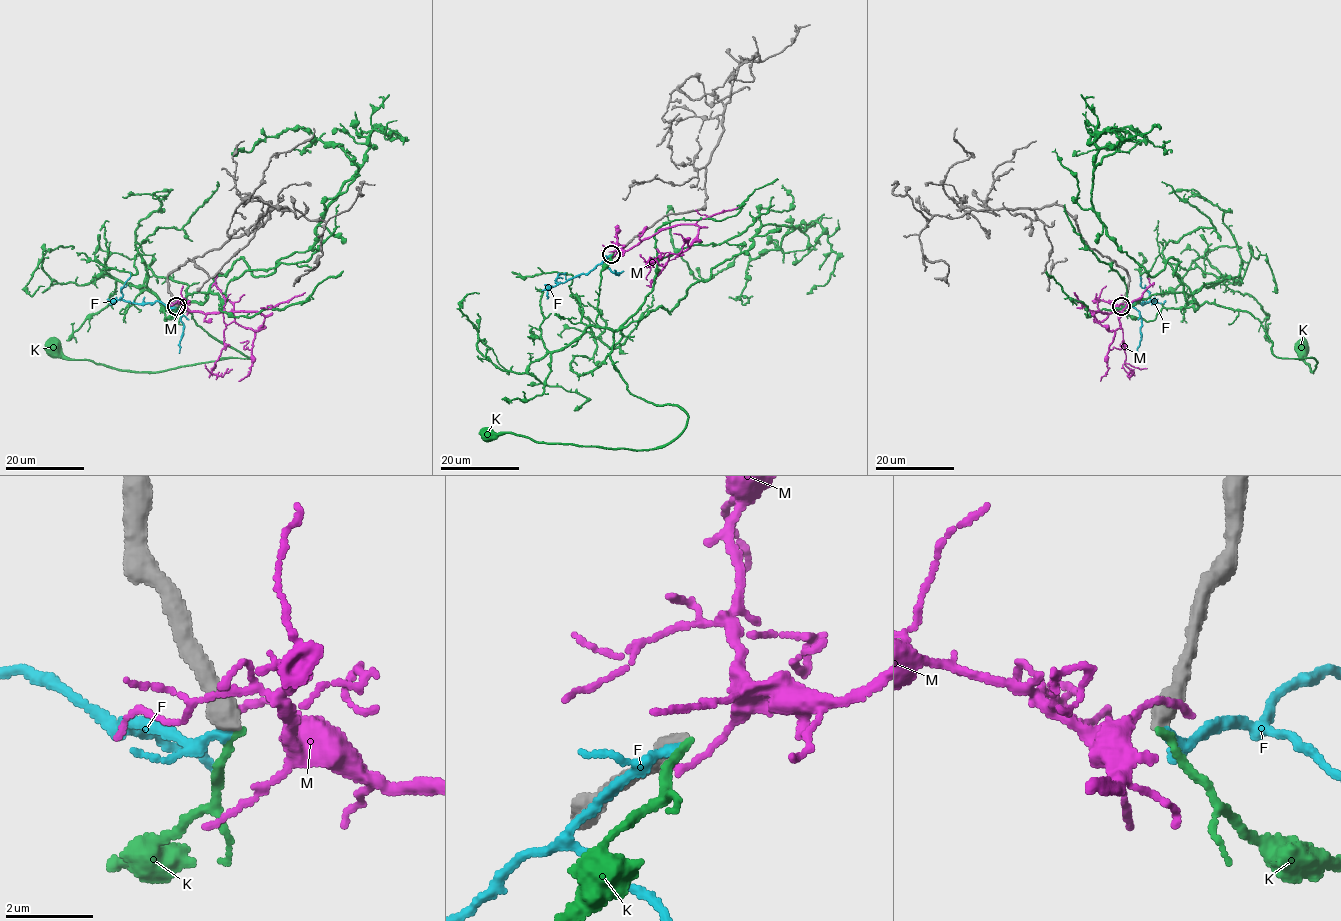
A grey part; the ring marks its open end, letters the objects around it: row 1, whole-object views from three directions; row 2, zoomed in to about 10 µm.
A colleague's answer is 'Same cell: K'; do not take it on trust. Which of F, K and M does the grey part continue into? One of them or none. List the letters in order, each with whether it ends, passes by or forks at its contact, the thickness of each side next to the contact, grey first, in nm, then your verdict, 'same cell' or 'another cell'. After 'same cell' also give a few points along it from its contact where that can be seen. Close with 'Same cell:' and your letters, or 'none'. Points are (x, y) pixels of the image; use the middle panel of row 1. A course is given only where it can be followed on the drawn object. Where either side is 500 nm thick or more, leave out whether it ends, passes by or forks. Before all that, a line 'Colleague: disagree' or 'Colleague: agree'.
Colleague: disagree
F: 550 nm thick on the grey side, 240 nm on the other; another cell
K: it ends there; 480 nm thick on the grey side, 170 nm on the other; another cell
M: 600 nm thick on the grey side, 150 nm on the other; another cell
Same cell: none

